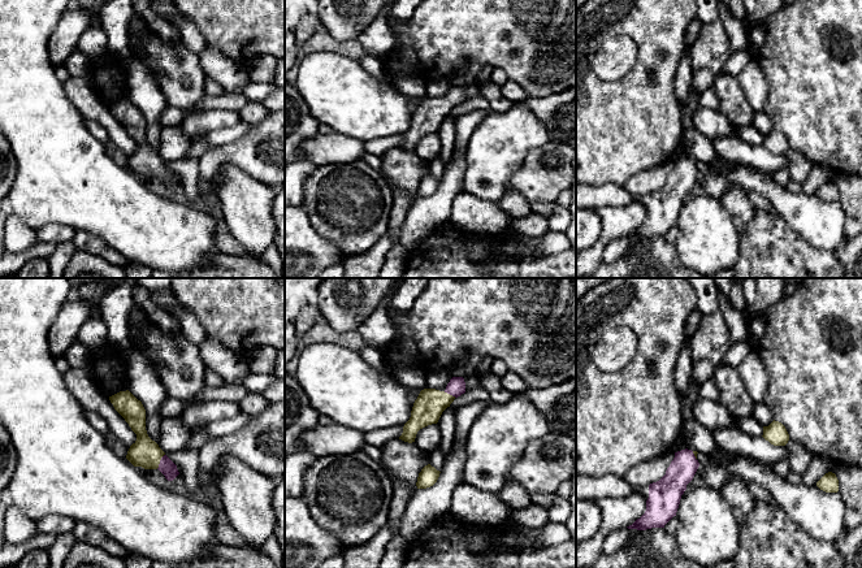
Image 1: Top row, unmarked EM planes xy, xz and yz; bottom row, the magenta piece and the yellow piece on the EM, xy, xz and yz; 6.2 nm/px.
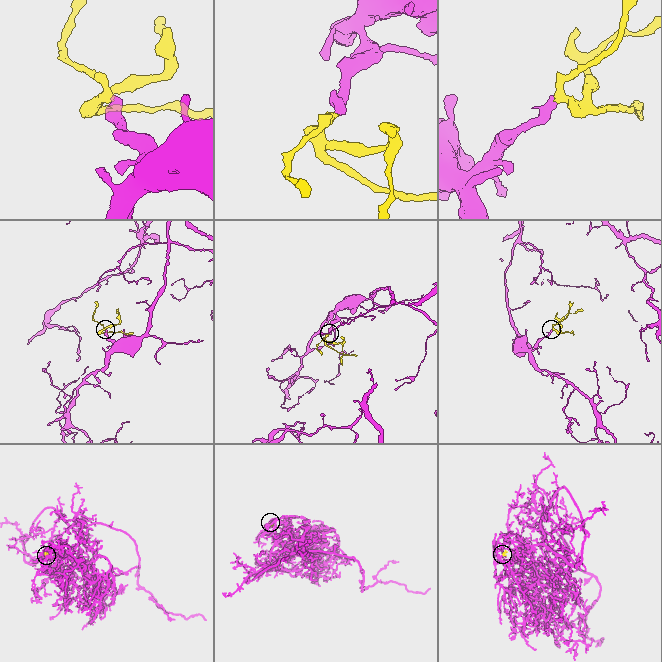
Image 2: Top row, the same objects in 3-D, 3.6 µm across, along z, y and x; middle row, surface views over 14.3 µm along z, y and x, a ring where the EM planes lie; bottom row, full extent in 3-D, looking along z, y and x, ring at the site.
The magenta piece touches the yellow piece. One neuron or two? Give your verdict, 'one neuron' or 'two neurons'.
one neuron

